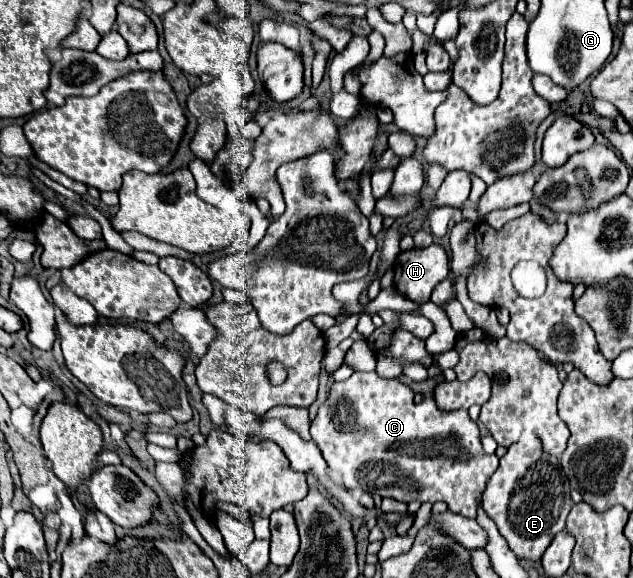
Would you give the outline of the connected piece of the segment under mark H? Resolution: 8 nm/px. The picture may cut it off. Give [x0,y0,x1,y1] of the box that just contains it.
[393,246,449,304]

